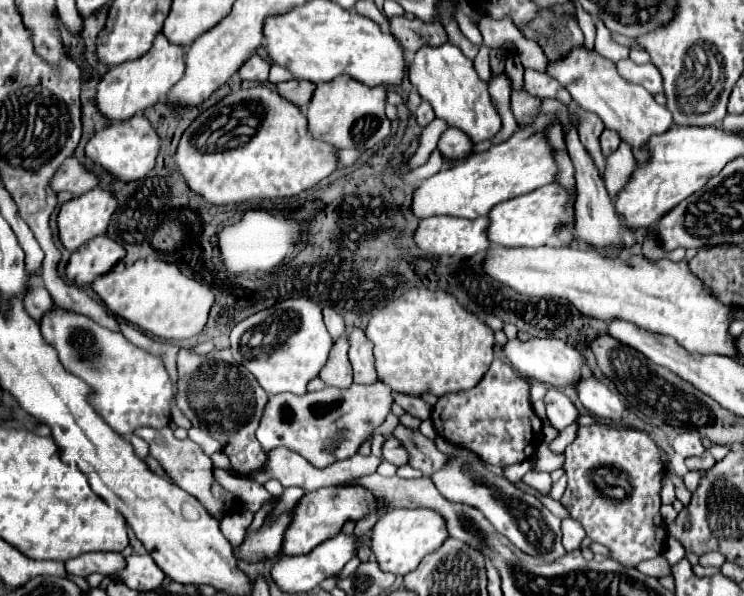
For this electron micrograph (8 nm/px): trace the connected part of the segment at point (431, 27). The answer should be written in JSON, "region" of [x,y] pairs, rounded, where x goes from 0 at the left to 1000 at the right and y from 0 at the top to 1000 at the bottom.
{"region":[[[526,29],[523,32],[523,52],[539,72],[547,99],[560,82],[566,82],[569,76],[590,79],[601,69],[601,55],[598,55],[593,39],[571,39],[571,35],[563,35],[563,32]]]}

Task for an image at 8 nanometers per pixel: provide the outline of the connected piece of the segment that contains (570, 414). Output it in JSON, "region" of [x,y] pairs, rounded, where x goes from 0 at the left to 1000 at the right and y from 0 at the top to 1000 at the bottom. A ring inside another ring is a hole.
{"region":[[[746,649],[735,653],[735,663],[730,666],[733,673],[733,690],[735,690],[735,703],[746,713],[746,720],[759,720],[762,713],[767,713],[776,703],[776,686],[773,680],[765,673],[765,666],[759,659],[754,659]]]}

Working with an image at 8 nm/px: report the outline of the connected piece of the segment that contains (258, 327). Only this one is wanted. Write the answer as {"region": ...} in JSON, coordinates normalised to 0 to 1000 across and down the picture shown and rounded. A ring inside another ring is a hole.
{"region":[[[410,498],[386,502],[364,518],[348,522],[319,542],[310,555],[310,589],[316,606],[332,616],[362,663],[413,659],[413,643],[429,629],[445,582],[448,569],[437,552],[431,515]]]}

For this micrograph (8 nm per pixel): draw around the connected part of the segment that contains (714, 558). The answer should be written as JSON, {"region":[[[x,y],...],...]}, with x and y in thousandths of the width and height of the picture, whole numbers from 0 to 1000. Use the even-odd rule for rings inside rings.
{"region":[[[948,928],[940,935],[940,948],[945,951],[969,951],[974,945],[974,935],[969,928]]]}

